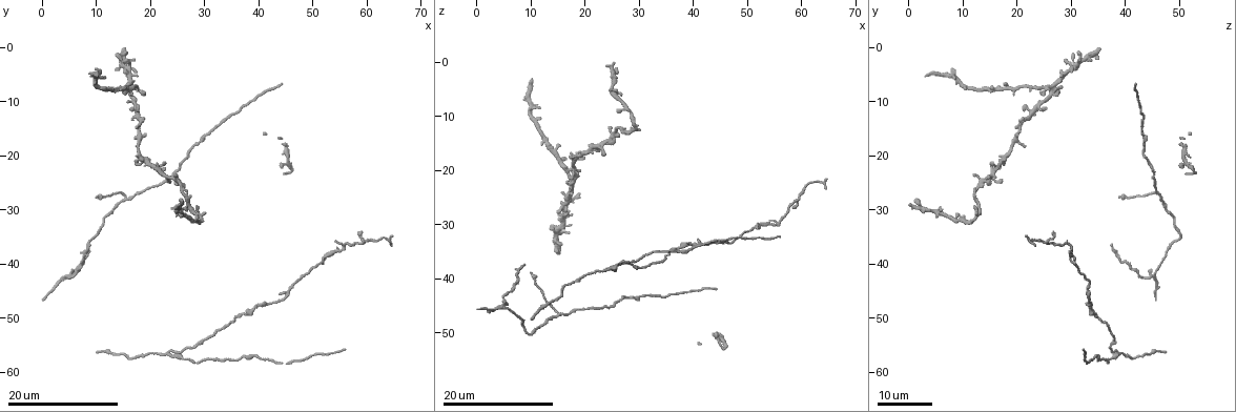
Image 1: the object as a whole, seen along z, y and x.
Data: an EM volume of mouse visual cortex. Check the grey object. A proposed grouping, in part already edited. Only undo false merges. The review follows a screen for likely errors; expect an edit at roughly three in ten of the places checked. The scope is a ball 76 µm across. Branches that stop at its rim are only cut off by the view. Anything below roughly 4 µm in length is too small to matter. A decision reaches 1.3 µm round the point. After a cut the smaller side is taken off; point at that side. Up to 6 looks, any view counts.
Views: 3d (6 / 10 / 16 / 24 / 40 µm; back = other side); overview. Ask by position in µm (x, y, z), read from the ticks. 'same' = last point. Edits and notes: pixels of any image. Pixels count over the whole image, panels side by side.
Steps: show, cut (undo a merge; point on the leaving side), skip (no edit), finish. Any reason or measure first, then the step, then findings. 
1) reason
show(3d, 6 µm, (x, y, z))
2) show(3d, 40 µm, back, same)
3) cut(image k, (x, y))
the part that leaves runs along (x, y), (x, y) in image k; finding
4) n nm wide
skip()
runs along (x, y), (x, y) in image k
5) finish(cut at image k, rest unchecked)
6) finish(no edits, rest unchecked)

four or more arms meet
show(3d, 24 µm, (18.0, 17.0, 20.0))

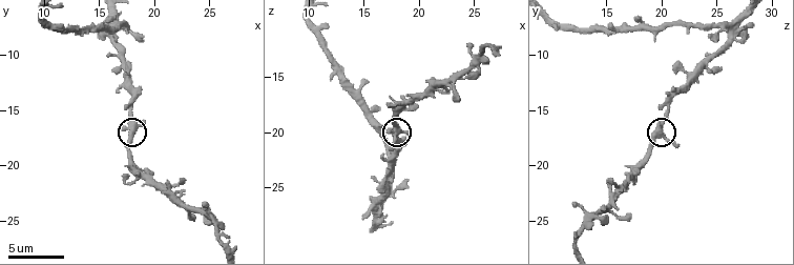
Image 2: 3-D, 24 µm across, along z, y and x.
show(3d, 10 µm, (18.0, 17.2, 20.0))

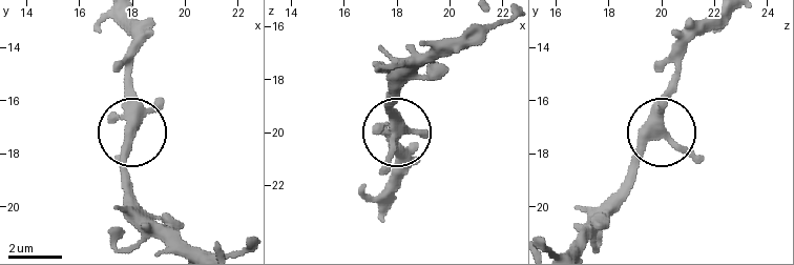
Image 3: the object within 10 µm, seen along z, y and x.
show(3d, 10 µm, back, (17.9, 17.2, 20.1))

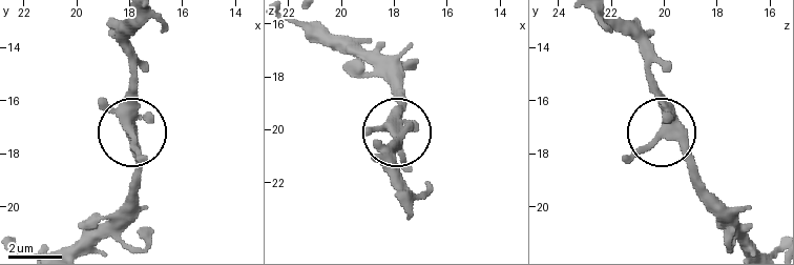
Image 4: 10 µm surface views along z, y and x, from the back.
side arm 40 µm
skip()
runs along (753, 243), (661, 135), (665, 107), (651, 48) in image 4; all the same neuron

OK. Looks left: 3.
three arms meet
show(3d, 10 µm, (23.6, 23.8, 15.0))

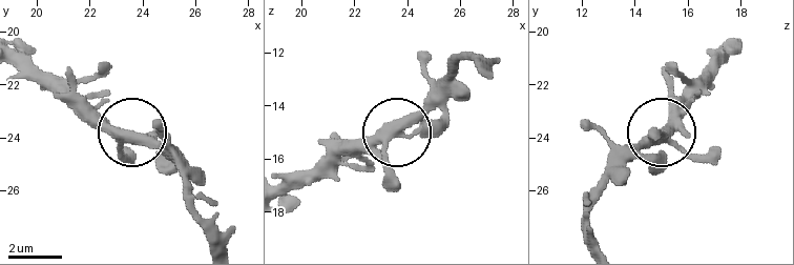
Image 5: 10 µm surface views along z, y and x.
show(3d, 6 µm, (23.3, 24.1, 15.2))

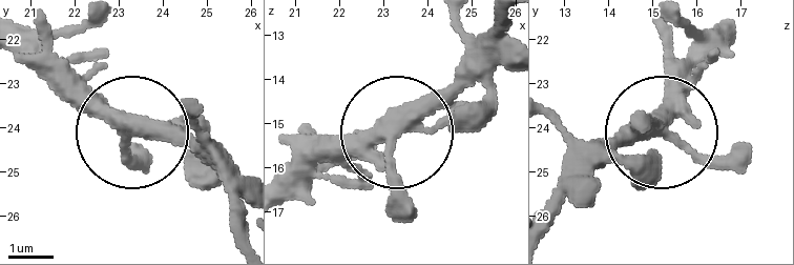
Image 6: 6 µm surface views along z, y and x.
340 nm wide
skip()
runs along (119, 117), (148, 136), (212, 144) in image 6; continuous, no second neuron

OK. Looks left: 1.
finish(no edits, rest unchecked)

